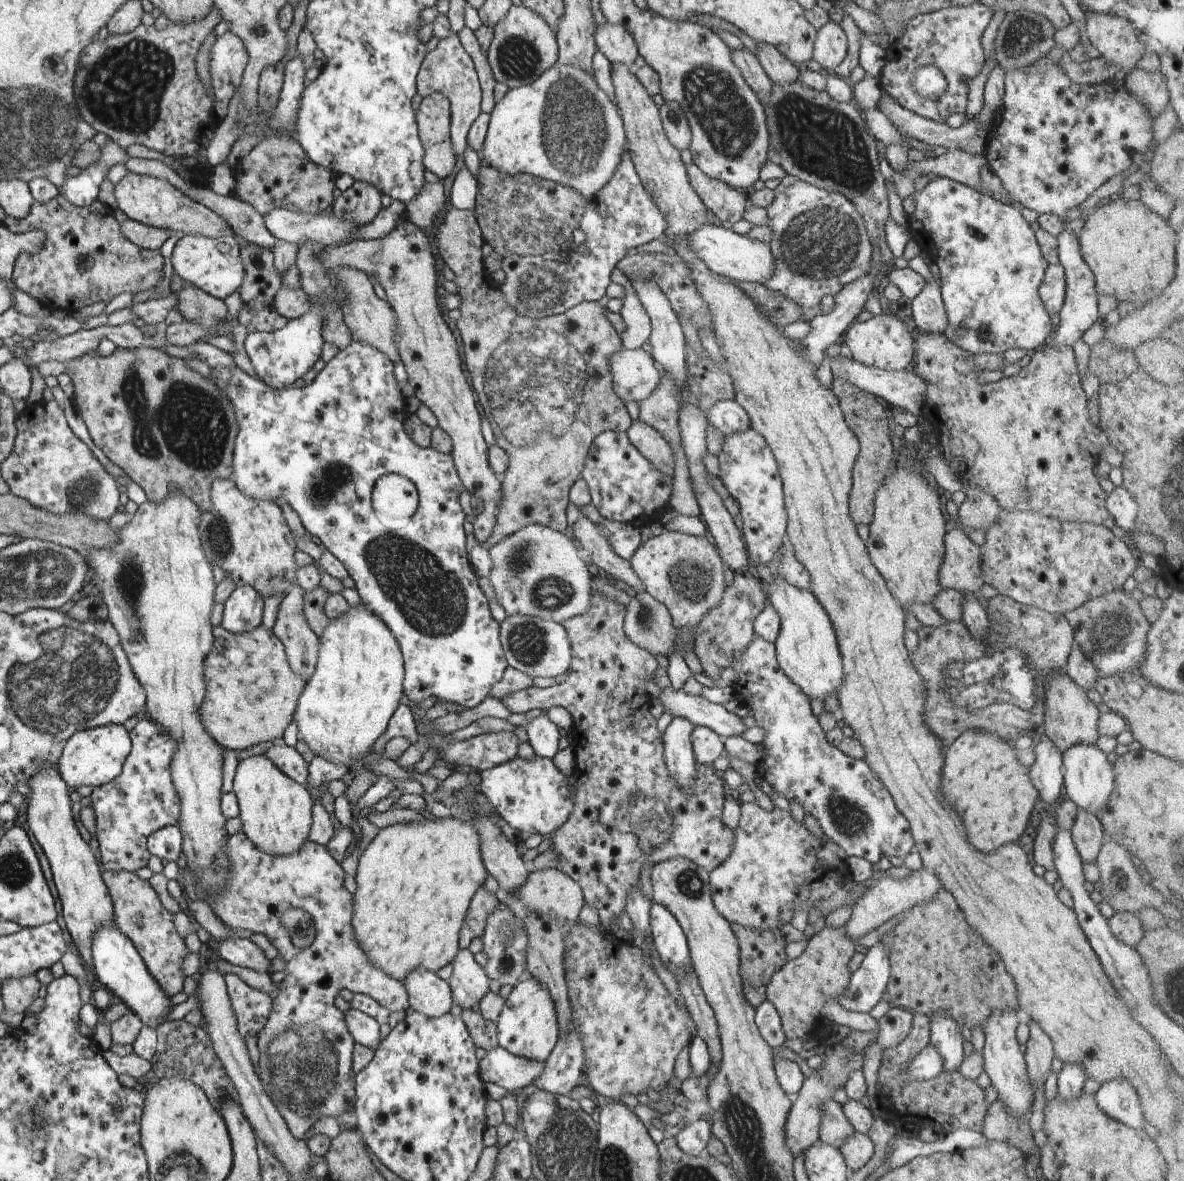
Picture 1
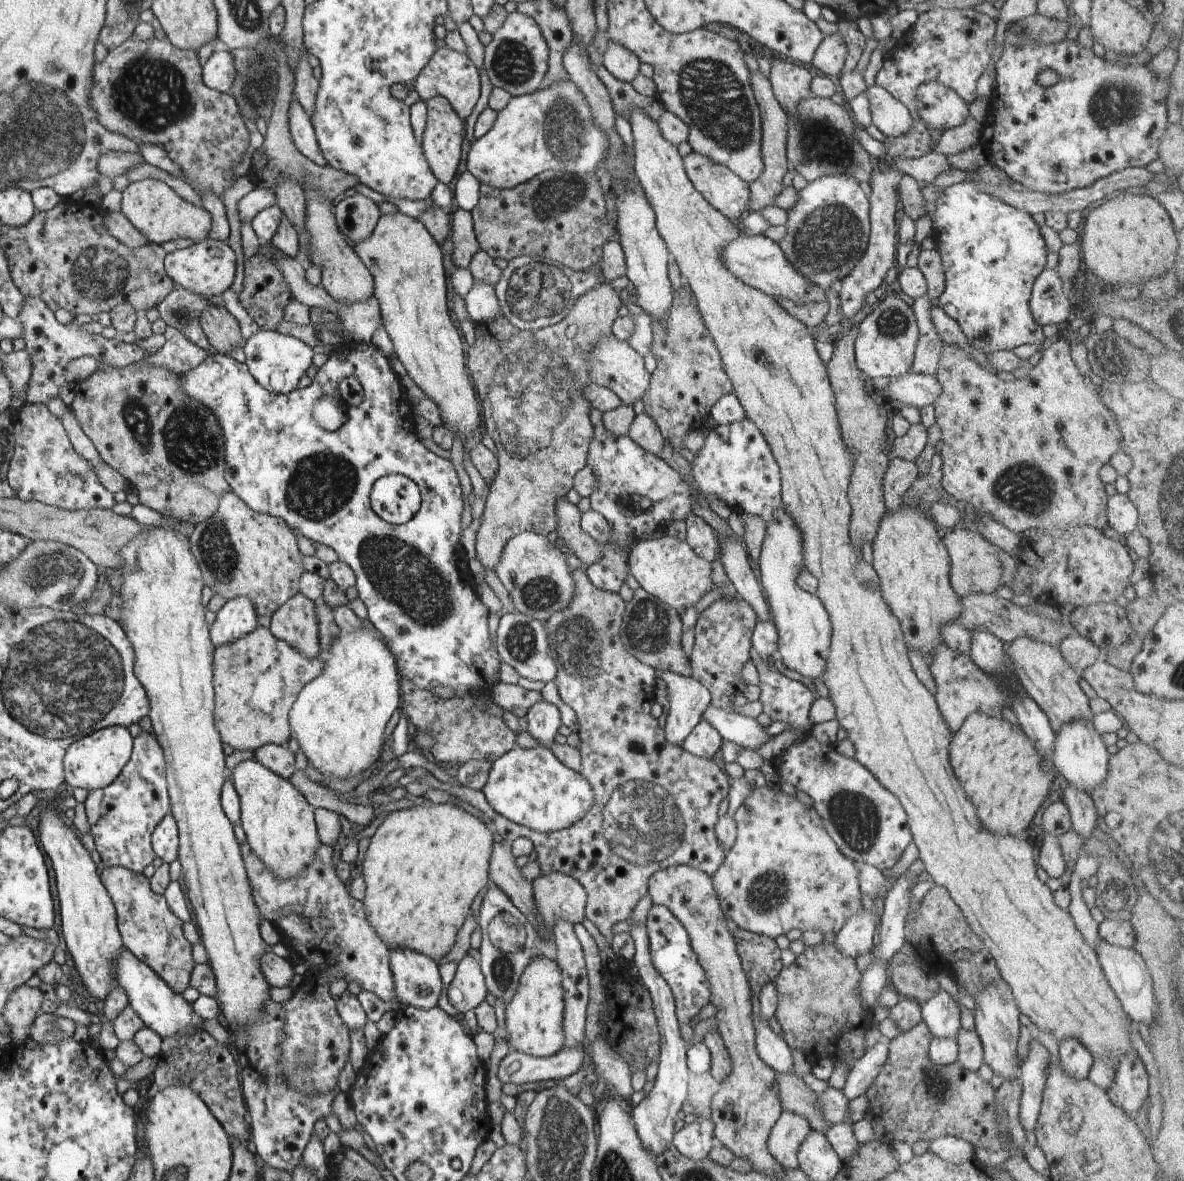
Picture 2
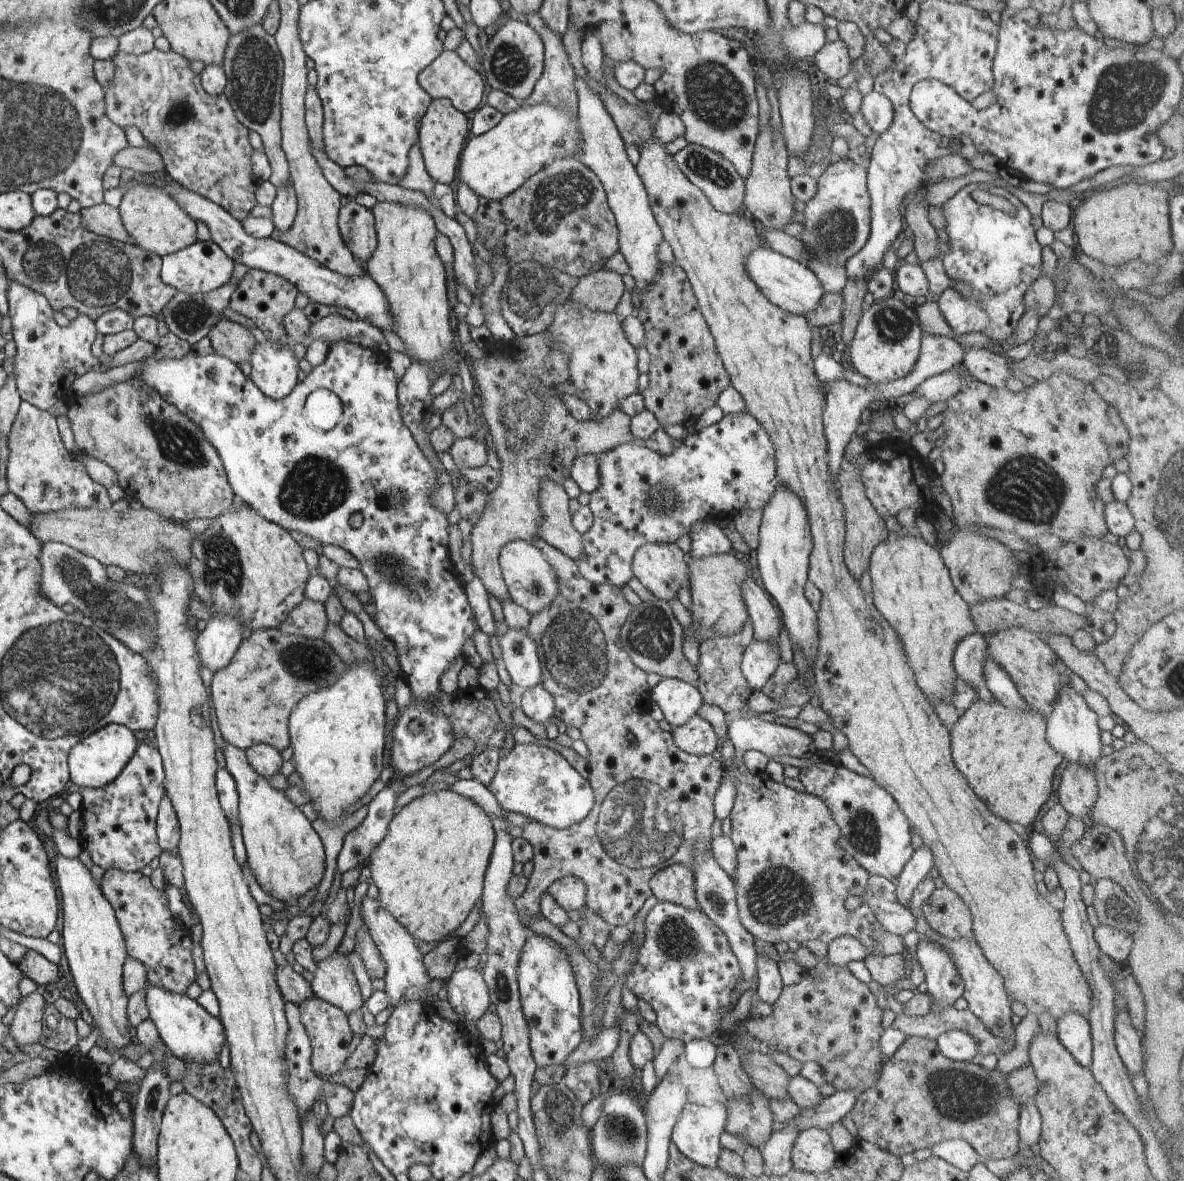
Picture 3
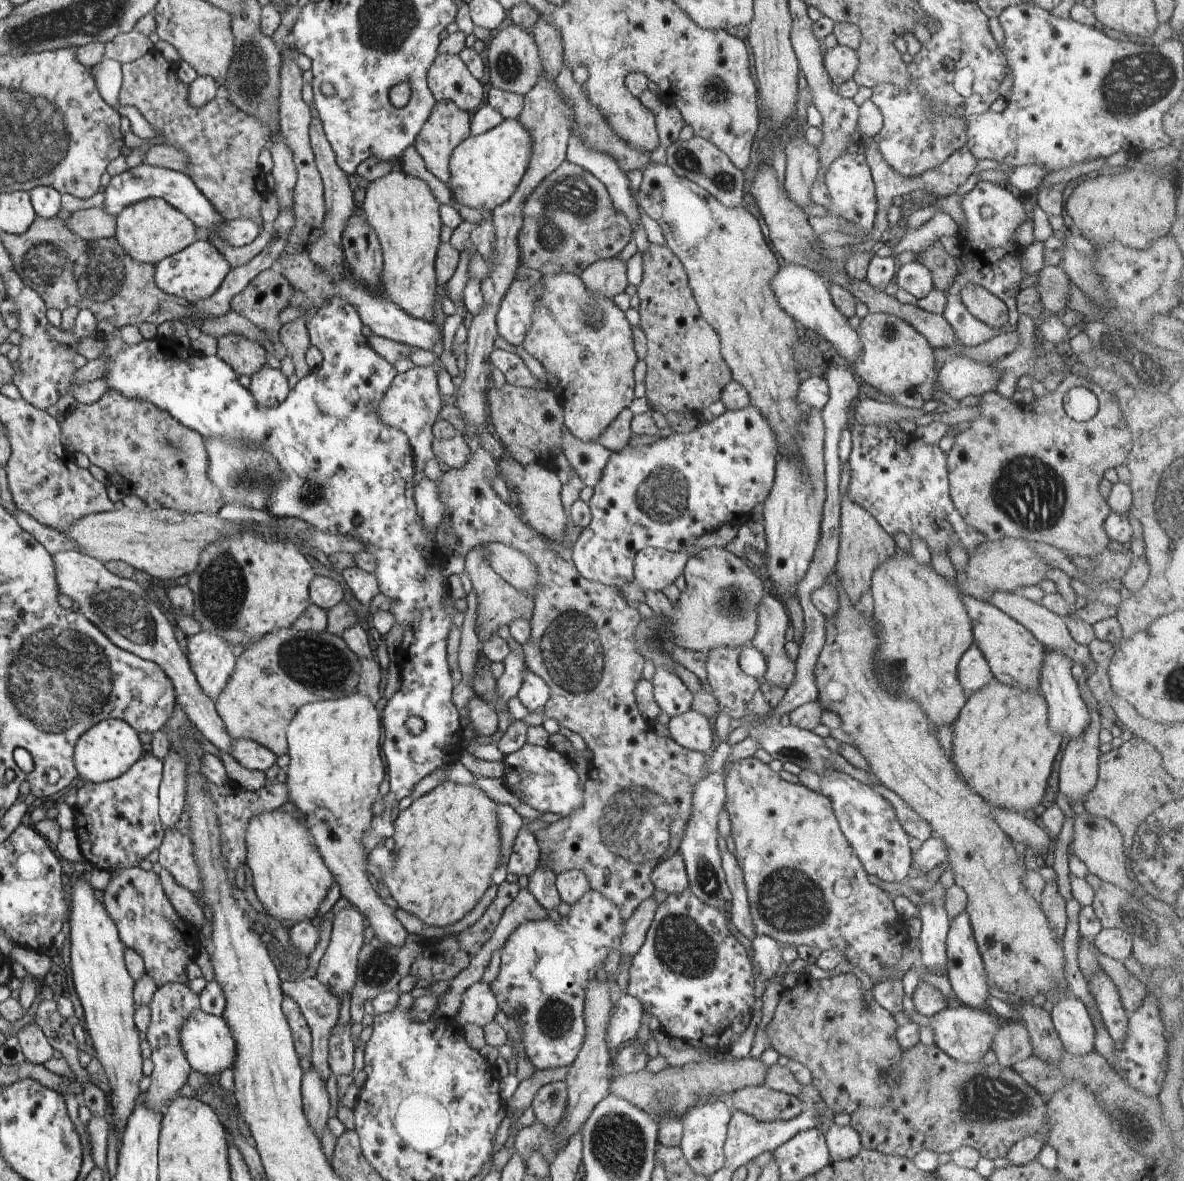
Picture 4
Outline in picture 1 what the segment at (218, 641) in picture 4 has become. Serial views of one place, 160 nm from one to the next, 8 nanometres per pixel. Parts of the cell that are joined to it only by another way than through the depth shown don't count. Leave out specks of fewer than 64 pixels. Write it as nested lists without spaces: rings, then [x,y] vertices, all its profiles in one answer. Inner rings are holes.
[[[251,586],[236,587],[223,605],[220,625],[228,632],[250,632],[263,622],[264,599]]]

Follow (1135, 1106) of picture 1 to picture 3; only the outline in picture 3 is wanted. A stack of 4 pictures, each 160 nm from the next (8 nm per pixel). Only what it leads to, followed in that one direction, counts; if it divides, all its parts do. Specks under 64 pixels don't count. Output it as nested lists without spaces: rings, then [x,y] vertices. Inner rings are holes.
[[[1115,1006],[1113,1014],[1115,1028],[1115,1045],[1128,1072],[1140,1073],[1144,1068],[1143,1050],[1141,1049],[1141,1033],[1131,1023],[1128,1011],[1119,1010]]]

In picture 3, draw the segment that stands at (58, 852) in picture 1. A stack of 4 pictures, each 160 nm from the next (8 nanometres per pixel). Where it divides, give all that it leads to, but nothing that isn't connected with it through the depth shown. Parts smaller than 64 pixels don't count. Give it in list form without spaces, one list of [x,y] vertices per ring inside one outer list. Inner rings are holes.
[[[60,853],[55,857],[58,886],[62,891],[62,946],[64,956],[82,1002],[94,1018],[95,1027],[107,1043],[107,1052],[120,1058],[115,1051],[130,1046],[132,1036],[128,1034],[129,996],[124,985],[124,964],[128,958],[124,933],[116,910],[105,896],[102,896],[94,877],[88,874],[78,857],[65,858]]]

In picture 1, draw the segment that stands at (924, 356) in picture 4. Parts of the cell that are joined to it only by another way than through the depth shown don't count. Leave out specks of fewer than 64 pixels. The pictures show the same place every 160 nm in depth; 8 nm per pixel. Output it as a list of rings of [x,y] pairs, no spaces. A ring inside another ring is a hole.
[[[886,310],[864,322],[854,321],[844,332],[841,344],[846,344],[852,358],[863,365],[889,371],[904,370],[908,364],[914,363],[914,335],[916,331],[909,320],[905,318],[905,313],[900,317],[900,313]]]

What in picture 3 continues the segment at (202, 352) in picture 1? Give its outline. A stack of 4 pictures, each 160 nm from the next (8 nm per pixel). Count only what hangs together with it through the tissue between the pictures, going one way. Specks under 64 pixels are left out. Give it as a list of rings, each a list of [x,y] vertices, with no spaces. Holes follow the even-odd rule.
[[[9,279],[9,316],[12,321],[13,340],[17,346],[14,357],[15,385],[17,386],[22,401],[28,401],[36,408],[43,411],[50,410],[60,399],[66,399],[71,393],[72,382],[80,375],[86,374],[90,369],[97,370],[100,367],[101,358],[92,356],[92,343],[96,338],[97,328],[95,321],[82,312],[65,327],[60,327],[54,321],[53,308],[49,300],[39,292]]]

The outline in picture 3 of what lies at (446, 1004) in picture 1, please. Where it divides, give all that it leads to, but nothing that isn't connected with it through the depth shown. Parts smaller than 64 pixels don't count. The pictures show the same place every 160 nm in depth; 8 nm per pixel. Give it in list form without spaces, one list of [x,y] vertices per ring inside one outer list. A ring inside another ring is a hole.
[[[368,894],[361,904],[361,916],[386,966],[386,974],[381,986],[387,992],[389,1006],[375,1017],[376,1025],[384,1025],[393,1006],[396,1006],[400,1001],[416,999],[421,1004],[426,1000],[431,1001],[432,999],[427,997],[424,992],[424,988],[432,978],[427,973],[423,961],[424,955],[420,952],[415,938],[406,930],[404,925],[401,925],[394,918],[391,912],[388,912],[376,899],[369,897]]]

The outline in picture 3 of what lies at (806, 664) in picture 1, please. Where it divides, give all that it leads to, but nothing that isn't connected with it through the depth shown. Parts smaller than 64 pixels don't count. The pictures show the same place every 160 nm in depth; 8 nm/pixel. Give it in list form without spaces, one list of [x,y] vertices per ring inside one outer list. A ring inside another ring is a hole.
[[[779,484],[762,511],[757,548],[760,578],[765,591],[779,608],[781,622],[788,630],[791,641],[800,646],[805,658],[811,663],[819,648],[819,627],[817,611],[805,597],[805,584],[809,580],[809,556],[813,549],[807,510],[795,492]]]

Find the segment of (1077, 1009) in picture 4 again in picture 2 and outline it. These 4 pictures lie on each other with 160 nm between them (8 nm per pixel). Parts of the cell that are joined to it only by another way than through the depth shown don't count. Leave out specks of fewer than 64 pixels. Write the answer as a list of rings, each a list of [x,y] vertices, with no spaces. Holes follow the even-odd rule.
[[[1065,1038],[1059,1042],[1059,1058],[1063,1071],[1080,1080],[1089,1076],[1094,1059],[1091,1052],[1075,1038]]]

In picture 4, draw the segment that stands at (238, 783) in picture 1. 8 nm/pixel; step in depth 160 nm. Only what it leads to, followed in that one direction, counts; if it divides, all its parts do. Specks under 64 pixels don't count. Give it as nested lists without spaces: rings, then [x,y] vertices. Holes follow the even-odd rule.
[[[80,551],[57,552],[53,555],[53,560],[59,591],[72,598],[75,609],[93,621],[115,645],[161,665],[173,681],[177,702],[187,714],[187,718],[216,748],[229,753],[232,737],[217,713],[215,702],[206,696],[201,685],[196,682],[194,674],[190,672],[191,666],[188,666],[188,660],[176,642],[172,624],[166,624],[166,614],[156,602],[152,602],[152,598],[148,598],[147,590],[140,588],[131,579],[110,574],[102,561],[98,562],[97,558]],[[266,811],[247,828],[247,866],[253,874],[253,887],[266,914],[282,924],[318,921],[328,910],[323,903],[332,888],[332,875],[314,846],[308,829],[286,812]]]

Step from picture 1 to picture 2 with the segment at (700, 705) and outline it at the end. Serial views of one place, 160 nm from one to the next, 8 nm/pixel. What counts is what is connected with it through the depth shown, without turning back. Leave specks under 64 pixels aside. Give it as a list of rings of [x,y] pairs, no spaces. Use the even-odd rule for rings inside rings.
[[[709,705],[702,719],[712,723],[724,741],[732,741],[738,746],[758,751],[774,736],[768,735],[764,726],[755,718],[742,715],[734,710],[724,710]]]

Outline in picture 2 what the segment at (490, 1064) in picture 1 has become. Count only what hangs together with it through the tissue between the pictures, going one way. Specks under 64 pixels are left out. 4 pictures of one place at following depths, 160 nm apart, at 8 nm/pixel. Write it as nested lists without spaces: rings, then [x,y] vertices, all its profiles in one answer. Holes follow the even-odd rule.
[[[588,1046],[563,1047],[556,1054],[549,1057],[535,1057],[510,1050],[500,1061],[497,1072],[503,1083],[536,1082],[536,1080],[556,1080],[560,1082],[566,1076],[574,1074],[584,1064],[584,1053]]]

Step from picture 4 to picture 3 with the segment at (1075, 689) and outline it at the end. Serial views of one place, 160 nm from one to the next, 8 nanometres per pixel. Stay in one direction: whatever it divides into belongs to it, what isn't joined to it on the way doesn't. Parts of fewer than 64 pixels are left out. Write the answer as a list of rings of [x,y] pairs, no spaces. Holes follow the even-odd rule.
[[[1071,684],[1066,685],[1058,693],[1053,711],[1047,719],[1045,735],[1050,746],[1069,762],[1092,765],[1102,756],[1101,731],[1097,714]]]

